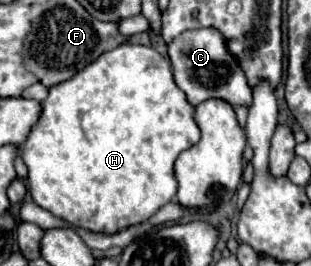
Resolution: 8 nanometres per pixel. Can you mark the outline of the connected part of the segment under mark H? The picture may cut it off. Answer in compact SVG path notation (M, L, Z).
M120 44L48 92L38 122L20 146L22 160L28 168L28 188L38 206L74 228L116 234L148 220L160 206L174 198L174 160L182 150L192 146L192 138L200 138L200 130L194 122L194 108L176 86L172 66L166 58L150 46Z

